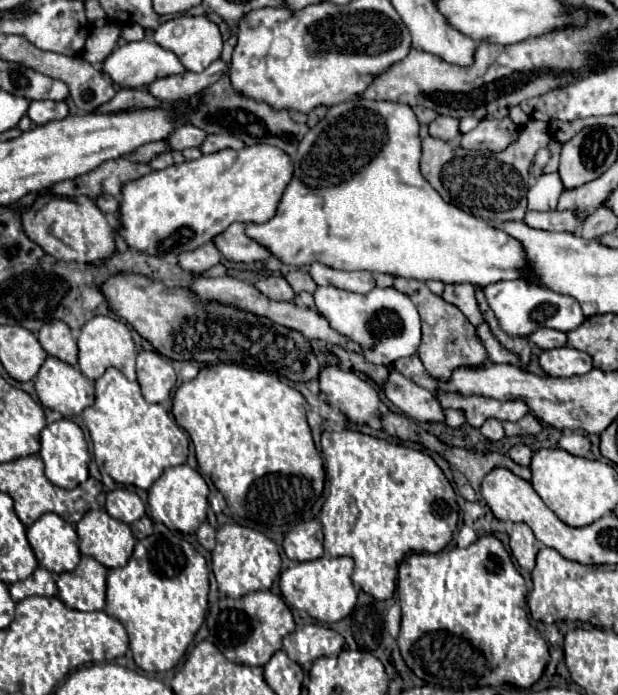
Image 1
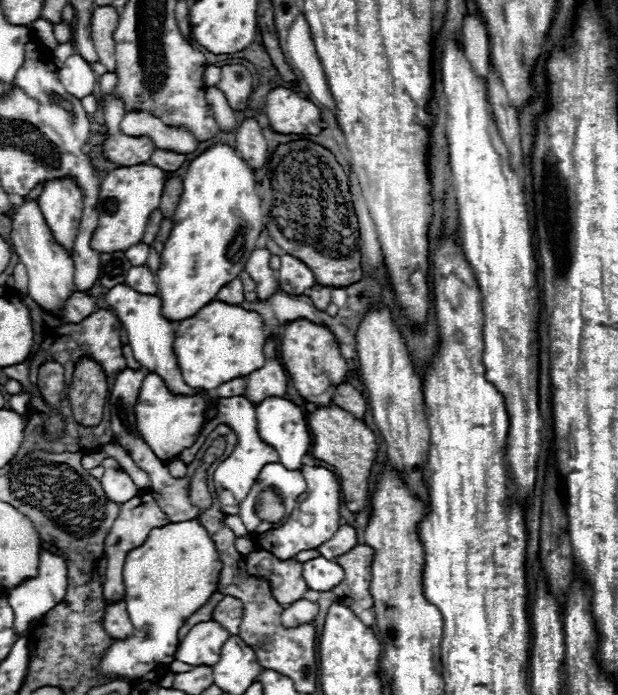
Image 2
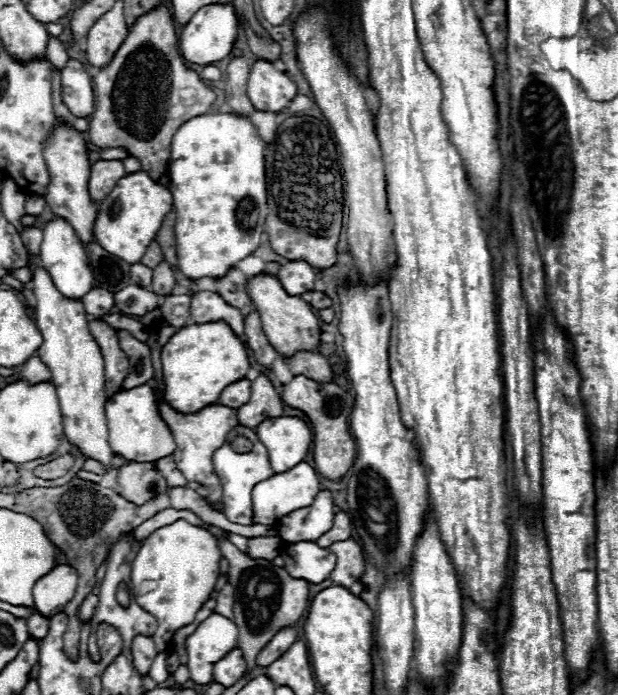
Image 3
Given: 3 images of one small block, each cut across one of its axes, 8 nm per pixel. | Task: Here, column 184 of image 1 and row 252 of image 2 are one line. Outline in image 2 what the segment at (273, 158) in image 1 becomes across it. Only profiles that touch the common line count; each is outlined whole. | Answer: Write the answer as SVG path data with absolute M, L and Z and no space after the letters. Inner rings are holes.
M216 144L208 148L190 162L182 182L184 192L172 216L174 226L160 254L160 268L156 272L158 296L162 300L162 316L170 322L190 318L190 314L196 314L202 306L206 306L206 302L214 300L218 290L226 286L230 278L236 278L244 270L244 264L256 248L256 238L262 230L262 210L260 198L254 190L254 174L234 148L226 144Z

